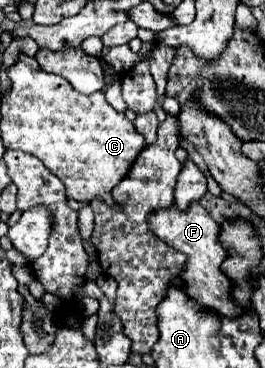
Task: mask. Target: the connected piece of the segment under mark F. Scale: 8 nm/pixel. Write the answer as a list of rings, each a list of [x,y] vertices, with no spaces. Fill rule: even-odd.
[[[193,202],[185,210],[177,210],[177,206],[169,206],[169,210],[157,210],[157,214],[149,218],[149,222],[153,222],[153,232],[161,240],[169,242],[169,246],[173,246],[175,250],[187,256],[185,274],[181,274],[181,278],[189,290],[189,296],[207,310],[213,310],[217,314],[231,316],[231,318],[239,316],[241,308],[229,298],[231,282],[219,268],[221,262],[225,260],[225,250],[217,240],[219,224],[211,218],[211,214],[199,202]]]

